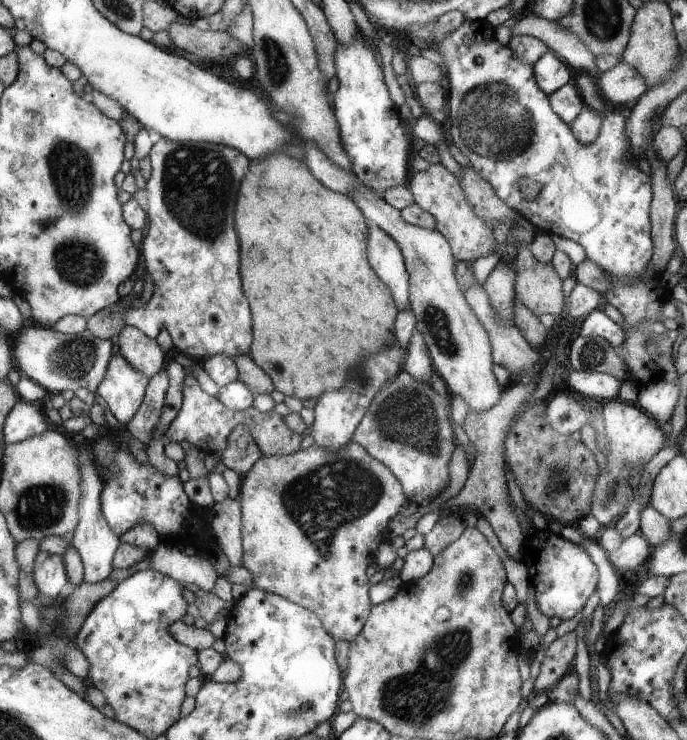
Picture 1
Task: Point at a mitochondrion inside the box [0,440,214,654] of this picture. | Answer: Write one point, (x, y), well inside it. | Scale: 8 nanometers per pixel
(38, 508)

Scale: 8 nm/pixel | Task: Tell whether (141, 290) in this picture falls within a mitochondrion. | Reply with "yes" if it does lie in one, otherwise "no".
no

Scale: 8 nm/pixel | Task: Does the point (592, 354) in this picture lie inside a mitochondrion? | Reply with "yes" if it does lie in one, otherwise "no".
yes

